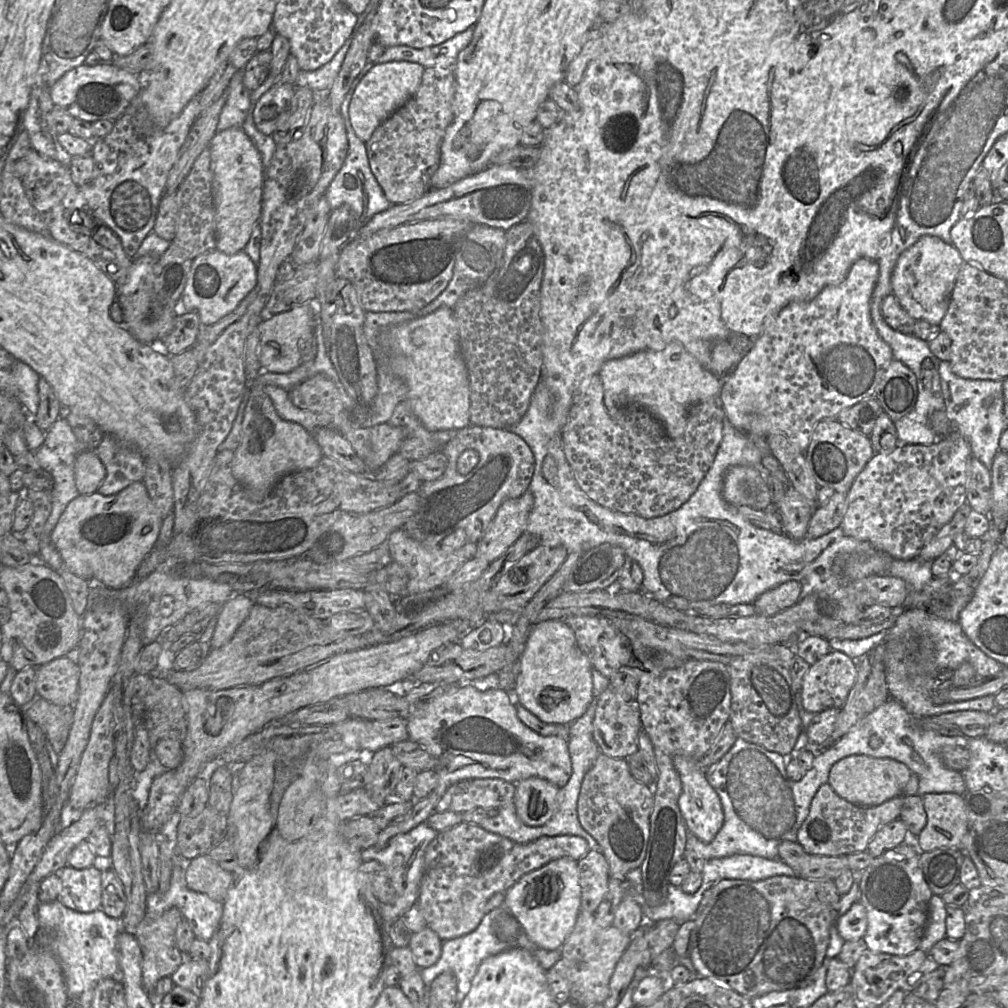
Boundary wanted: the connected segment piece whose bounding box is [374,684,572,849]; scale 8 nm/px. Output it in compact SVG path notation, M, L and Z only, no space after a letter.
M472 684L451 686L444 693L423 702L407 719L409 739L423 746L437 761L439 775L437 787L425 798L414 800L412 810L398 823L381 830L377 843L378 849L385 848L396 835L407 833L435 811L435 807L446 790L453 784L467 779L500 778L517 783L530 777L548 780L559 788L564 787L572 775L572 761L567 738L551 735L542 736L526 726L517 716L516 700L512 693L500 687L479 689Z

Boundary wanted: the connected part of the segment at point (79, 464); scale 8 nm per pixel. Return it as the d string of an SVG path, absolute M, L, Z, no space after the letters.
M84 450L77 456L74 472L80 495L96 492L106 476L105 466L95 450Z

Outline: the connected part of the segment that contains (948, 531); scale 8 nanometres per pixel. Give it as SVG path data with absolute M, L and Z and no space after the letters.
M967 503L957 510L952 519L922 548L916 558L924 561L934 561L944 554L953 544L955 536L960 532L964 532L966 520L971 510L972 508Z

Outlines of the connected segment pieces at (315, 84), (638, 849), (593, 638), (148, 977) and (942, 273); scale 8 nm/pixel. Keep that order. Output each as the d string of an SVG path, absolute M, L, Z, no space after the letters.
M370 2L364 12L358 15L356 25L351 35L334 57L328 63L314 71L299 70L294 86L308 87L314 92L328 92L340 72L353 39L356 37L358 30L372 10L373 4Z
M602 752L598 755L583 778L577 811L583 828L600 844L609 864L610 877L623 881L630 870L641 867L648 848L653 805L654 787L649 787L632 776L626 758L611 758Z
M627 612L570 616L564 621L574 632L593 668L608 678L611 687L627 702L637 701L638 681L653 679L666 670L697 660L698 642L708 638L703 634L665 627Z
M170 908L158 917L145 915L136 928L134 936L142 951L142 979L147 993L152 993L157 982L171 976L185 960L186 953L182 953L175 944L175 931L183 918L179 909Z
M922 236L900 254L891 275L892 294L915 320L939 325L947 312L959 270L964 263L967 262L952 244L937 236Z

